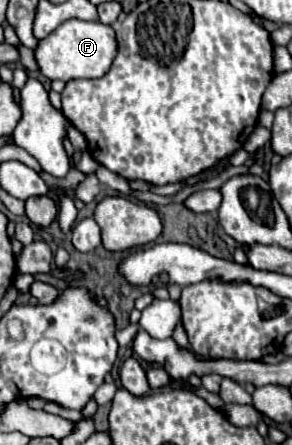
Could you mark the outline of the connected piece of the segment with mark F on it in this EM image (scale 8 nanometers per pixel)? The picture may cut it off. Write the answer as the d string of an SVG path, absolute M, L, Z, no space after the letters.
M68 20L60 24L52 34L38 40L34 48L34 58L38 70L50 80L74 80L74 78L100 78L110 70L116 54L116 38L112 26L102 26L100 22Z

